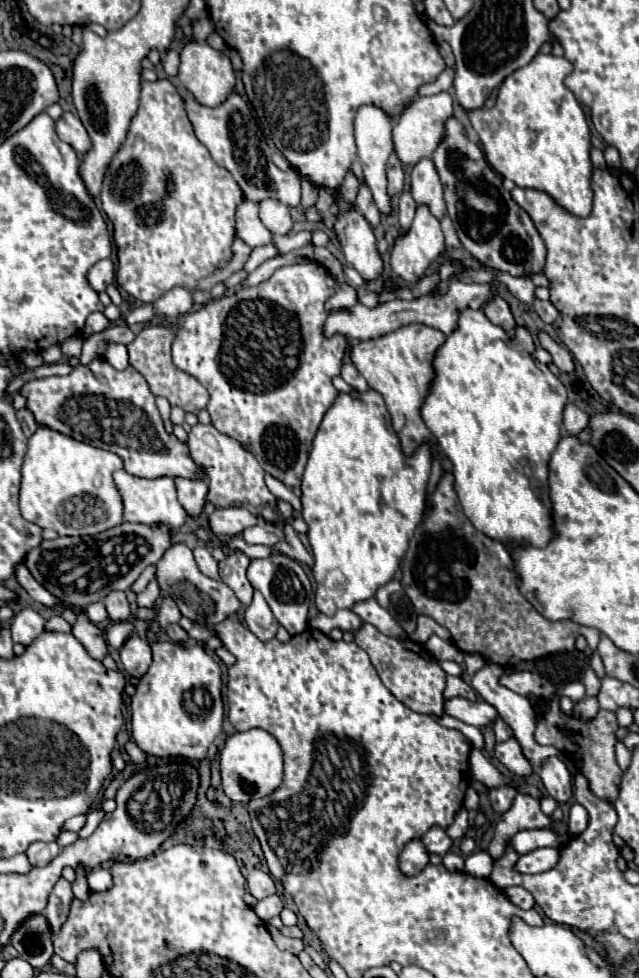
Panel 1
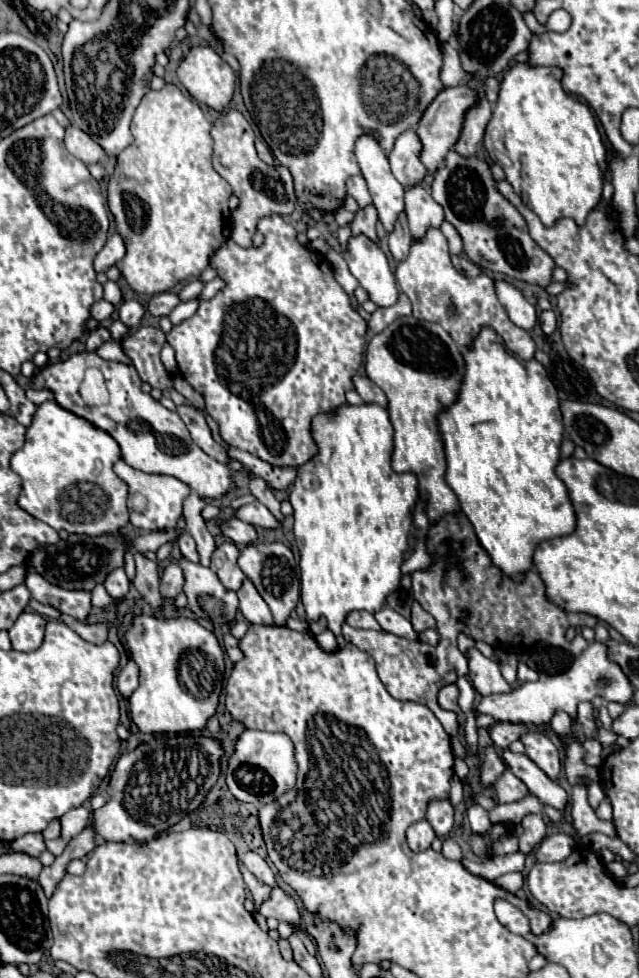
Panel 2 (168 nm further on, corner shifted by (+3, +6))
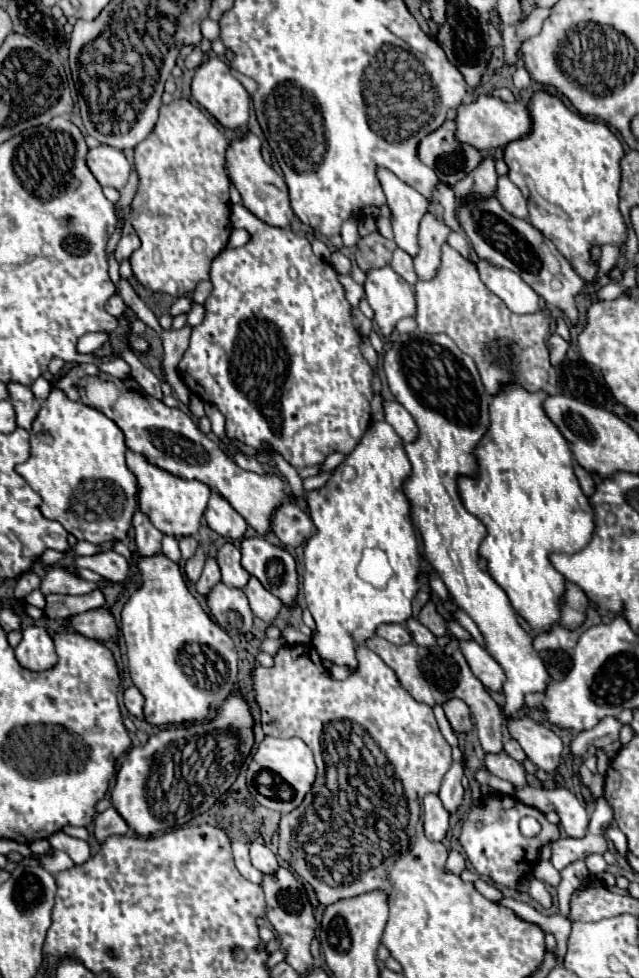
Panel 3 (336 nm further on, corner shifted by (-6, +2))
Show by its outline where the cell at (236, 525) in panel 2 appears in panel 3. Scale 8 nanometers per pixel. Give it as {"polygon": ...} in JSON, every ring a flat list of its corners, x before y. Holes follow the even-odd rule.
{"polygon":[[214,489,210,493,210,501,208,501,204,517,210,529,214,529,218,535,226,539,242,539,248,527,246,521,230,507,230,503,222,499,222,495,218,495,218,491]]}

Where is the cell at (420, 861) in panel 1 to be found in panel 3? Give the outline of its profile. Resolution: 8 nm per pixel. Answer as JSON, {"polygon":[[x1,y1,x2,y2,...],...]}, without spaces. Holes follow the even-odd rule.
{"polygon":[[430,793,422,799,422,811,424,811,424,831,430,841,442,841,448,831,448,811,442,807,442,801,438,795]]}

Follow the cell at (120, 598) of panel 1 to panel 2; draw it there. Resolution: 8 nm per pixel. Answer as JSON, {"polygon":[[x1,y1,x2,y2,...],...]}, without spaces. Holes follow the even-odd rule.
{"polygon":[[115,569,109,573,109,577,105,579,105,589,111,597,119,599,119,597,125,597,127,591,129,591,129,579,125,575,123,569]]}

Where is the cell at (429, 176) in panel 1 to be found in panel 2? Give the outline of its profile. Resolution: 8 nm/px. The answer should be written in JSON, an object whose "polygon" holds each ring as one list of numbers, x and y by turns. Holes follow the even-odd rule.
{"polygon":[[421,185,405,189,405,211,415,239,423,237,429,227,439,227,443,223,443,207,431,197,431,191]]}

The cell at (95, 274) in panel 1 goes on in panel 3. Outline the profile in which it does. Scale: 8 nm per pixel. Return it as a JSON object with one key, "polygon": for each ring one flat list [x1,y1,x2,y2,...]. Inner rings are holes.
{"polygon":[[124,231,122,239,118,241,118,247,116,247,116,259,122,261,122,259,128,259,136,249,140,247,140,239,134,231]]}

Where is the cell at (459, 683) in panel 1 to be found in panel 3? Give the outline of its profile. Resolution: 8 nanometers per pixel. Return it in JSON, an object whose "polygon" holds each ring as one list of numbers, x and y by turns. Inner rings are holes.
{"polygon":[[450,699,442,707,444,707,444,713,446,713,446,719,450,721,450,727,456,733,466,733,466,731,472,729,470,709,466,707,466,703,462,699]]}

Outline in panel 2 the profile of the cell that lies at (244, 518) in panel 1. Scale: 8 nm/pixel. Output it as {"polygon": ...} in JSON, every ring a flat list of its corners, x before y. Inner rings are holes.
{"polygon":[[253,501,253,503,247,503,247,505,239,507,239,509,235,509,233,517,241,519,245,523,251,523,255,527,279,527,279,523,275,521,275,517,259,501]]}

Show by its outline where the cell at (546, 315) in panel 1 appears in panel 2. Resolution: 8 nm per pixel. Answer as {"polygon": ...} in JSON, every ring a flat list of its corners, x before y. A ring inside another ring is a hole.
{"polygon":[[551,309,539,313,539,327,541,327,541,331,543,331,545,335,551,335,551,333,555,331,557,319,555,319,555,313,553,313]]}

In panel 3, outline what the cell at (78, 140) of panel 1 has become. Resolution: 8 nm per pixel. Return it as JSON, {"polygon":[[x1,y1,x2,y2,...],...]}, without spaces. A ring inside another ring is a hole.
{"polygon":[[108,145,90,149,86,161,102,187,114,187,120,191,128,183,132,167,120,149]]}

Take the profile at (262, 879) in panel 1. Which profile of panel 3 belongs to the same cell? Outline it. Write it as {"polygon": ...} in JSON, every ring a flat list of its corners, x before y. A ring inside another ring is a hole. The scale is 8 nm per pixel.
{"polygon":[[256,841,250,843,250,859,252,859,252,865,266,875,272,875,278,869,276,855,262,843,256,843]]}

